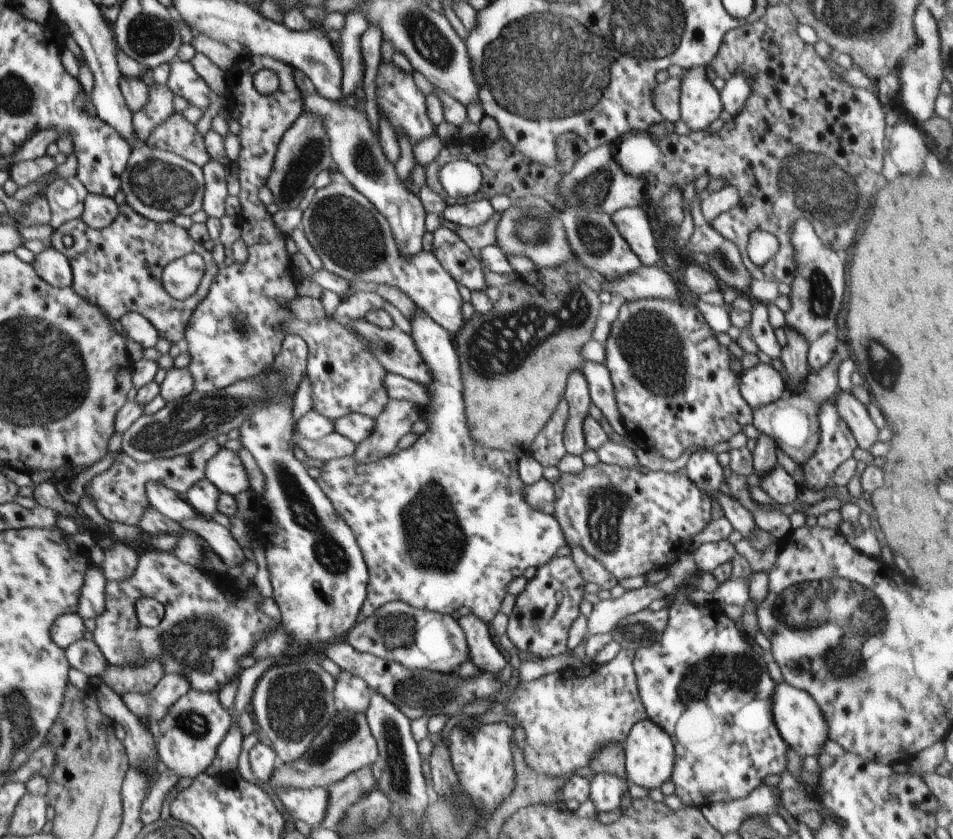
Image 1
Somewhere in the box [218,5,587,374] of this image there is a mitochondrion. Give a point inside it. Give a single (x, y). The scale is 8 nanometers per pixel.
(350, 235)

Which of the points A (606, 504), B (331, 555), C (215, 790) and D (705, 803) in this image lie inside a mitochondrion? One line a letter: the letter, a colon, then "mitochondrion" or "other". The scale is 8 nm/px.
A: mitochondrion
B: mitochondrion
C: other
D: other

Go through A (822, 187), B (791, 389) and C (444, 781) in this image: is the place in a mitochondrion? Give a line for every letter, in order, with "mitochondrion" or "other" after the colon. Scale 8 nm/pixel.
A: mitochondrion
B: other
C: other

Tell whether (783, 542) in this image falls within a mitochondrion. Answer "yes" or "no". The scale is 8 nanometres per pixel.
no

